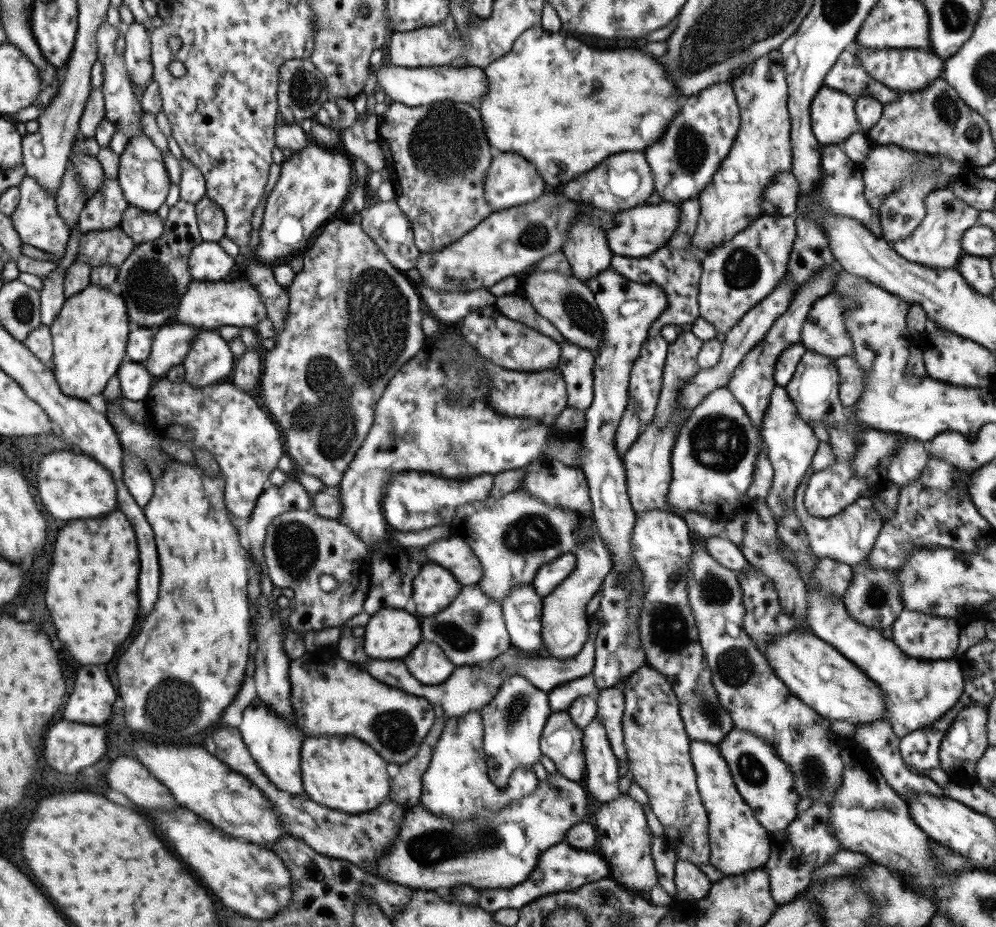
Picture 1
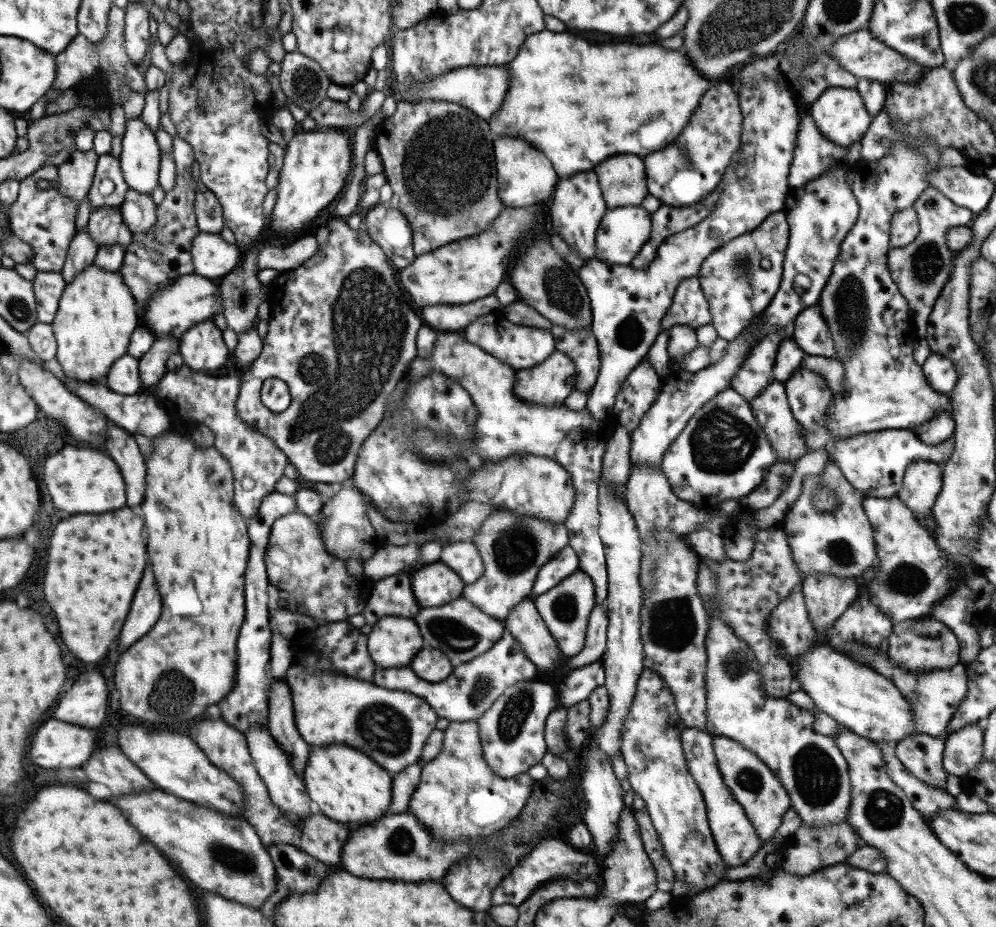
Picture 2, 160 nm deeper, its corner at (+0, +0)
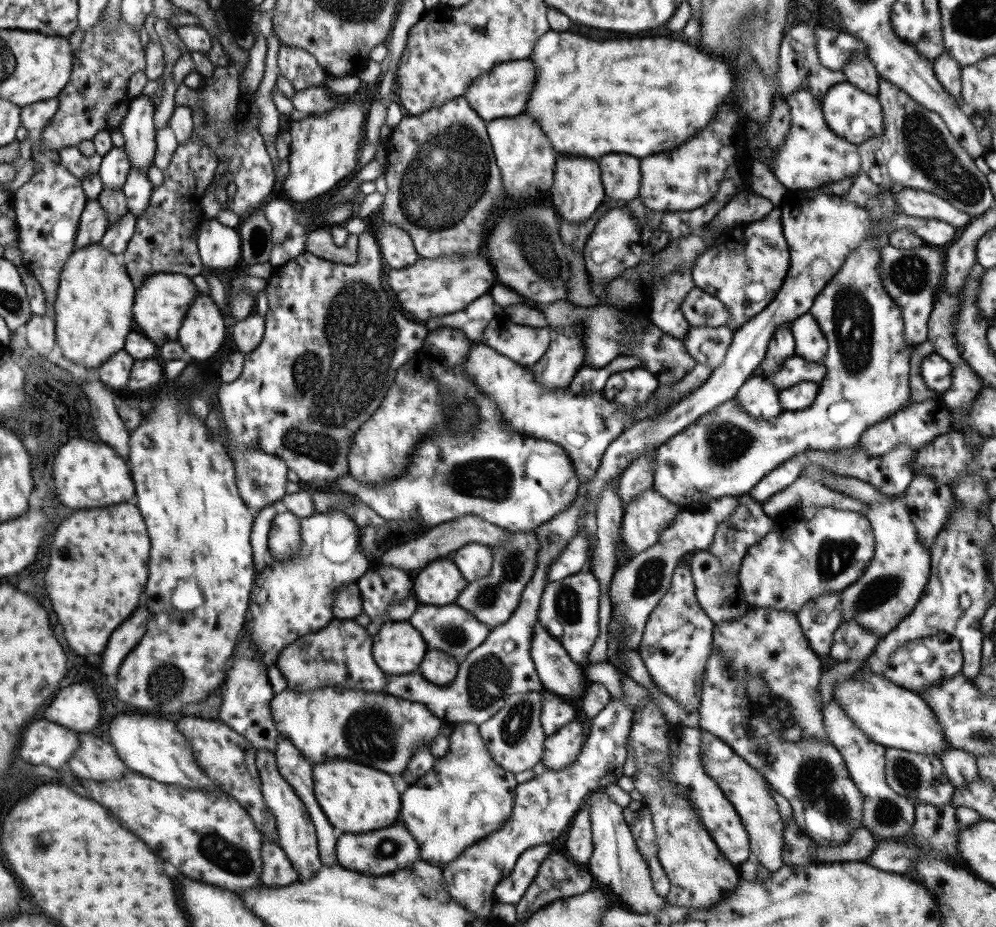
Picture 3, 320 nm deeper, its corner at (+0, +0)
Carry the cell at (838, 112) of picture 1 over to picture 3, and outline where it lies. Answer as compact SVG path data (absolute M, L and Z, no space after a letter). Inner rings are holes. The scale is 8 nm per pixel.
M847 81L831 86L820 103L822 117L829 130L851 144L861 144L864 140L877 137L884 131L884 116L876 96L861 92Z

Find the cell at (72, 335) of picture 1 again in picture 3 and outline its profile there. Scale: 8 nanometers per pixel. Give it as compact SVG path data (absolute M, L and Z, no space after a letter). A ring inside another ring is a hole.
M89 243L70 253L59 271L59 280L53 303L54 336L60 354L87 369L94 369L114 352L124 347L126 334L134 330L131 307L135 287L125 272L121 256L107 252L101 243Z

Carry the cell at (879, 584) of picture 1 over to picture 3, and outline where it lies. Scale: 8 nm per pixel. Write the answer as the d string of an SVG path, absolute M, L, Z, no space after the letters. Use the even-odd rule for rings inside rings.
M843 622L832 634L828 655L835 659L835 662L866 658L881 637L883 636L865 630L854 622Z

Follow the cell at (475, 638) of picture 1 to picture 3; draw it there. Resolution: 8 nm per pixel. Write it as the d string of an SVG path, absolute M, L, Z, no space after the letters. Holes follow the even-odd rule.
M431 604L417 606L415 612L409 616L409 624L421 634L421 638L425 640L425 644L429 648L437 648L441 652L447 652L459 663L469 651L472 651L486 639L487 633L490 631L470 612L463 610L460 606L453 606L453 604L447 604L447 606L431 606Z

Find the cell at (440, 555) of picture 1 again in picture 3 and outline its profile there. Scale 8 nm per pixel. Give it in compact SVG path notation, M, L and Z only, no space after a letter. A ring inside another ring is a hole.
M477 543L461 545L452 556L461 576L467 582L485 577L491 571L492 552L488 546Z

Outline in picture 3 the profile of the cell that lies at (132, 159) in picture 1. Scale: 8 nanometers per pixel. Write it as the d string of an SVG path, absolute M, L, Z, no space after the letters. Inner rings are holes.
M138 95L131 99L125 118L120 124L130 166L147 170L152 165L155 150L155 127L152 121L154 106L147 96Z

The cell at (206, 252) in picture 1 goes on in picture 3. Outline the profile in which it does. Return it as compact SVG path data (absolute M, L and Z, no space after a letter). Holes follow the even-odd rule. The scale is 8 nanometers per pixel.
M204 219L200 224L196 237L196 247L203 266L207 268L238 267L240 263L241 241L236 228L227 227L216 219Z

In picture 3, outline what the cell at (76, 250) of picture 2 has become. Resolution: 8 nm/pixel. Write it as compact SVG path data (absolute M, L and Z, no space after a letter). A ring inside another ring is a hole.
M97 199L84 203L74 240L74 250L87 246L89 243L99 243L108 225L106 214L102 211Z

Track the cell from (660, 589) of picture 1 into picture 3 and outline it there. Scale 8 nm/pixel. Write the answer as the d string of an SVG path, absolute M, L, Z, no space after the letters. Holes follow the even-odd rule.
M677 566L670 573L669 588L657 601L657 606L648 614L642 630L642 637L637 652L653 681L653 684L669 698L677 701L688 713L698 710L700 694L704 679L705 665L712 652L712 620L704 613L694 595L693 579L687 566Z

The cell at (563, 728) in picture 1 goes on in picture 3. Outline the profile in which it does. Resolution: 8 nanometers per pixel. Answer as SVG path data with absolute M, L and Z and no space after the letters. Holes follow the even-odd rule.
M543 690L539 721L545 736L549 736L568 722L574 721L574 711L558 695Z

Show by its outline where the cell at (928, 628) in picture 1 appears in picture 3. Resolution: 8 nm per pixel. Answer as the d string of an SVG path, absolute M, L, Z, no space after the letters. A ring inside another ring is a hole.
M935 632L933 636L924 636L910 640L889 657L884 664L882 675L897 686L914 693L926 690L930 686L941 684L948 678L953 678L962 667L962 652L959 641L947 632Z

